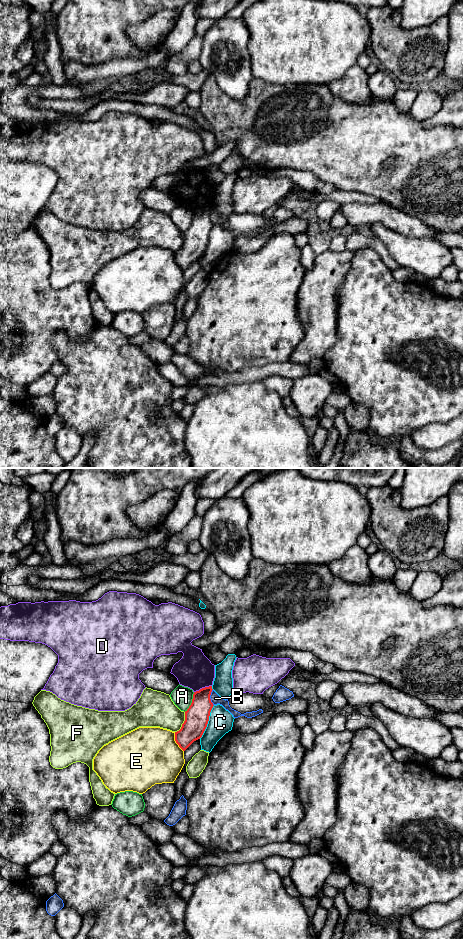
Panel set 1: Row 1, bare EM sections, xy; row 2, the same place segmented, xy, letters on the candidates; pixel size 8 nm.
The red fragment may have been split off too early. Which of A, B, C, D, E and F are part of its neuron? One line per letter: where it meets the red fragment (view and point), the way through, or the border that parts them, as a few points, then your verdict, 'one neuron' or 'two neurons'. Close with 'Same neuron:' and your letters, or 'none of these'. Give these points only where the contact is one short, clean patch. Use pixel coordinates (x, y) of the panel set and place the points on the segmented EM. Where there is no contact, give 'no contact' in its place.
A: xy (192, 702) | two neurons
B: xy (209, 697) | along xy (212, 689), (210, 701), (213, 705) | two neurons
C: xy (207, 722) | two neurons
D: xy (202, 688) | two neurons
E: xy (176, 742) | two neurons
F: xy (183, 723) | two neurons
Same neuron: none of these

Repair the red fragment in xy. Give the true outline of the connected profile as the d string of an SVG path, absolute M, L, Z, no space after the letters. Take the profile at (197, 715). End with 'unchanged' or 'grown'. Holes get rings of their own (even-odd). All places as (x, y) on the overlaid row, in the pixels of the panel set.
M209 686L193 694L192 703L185 711L185 721L181 729L175 732L175 741L183 751L200 739L207 727L214 706L210 699L212 690Z | unchanged

